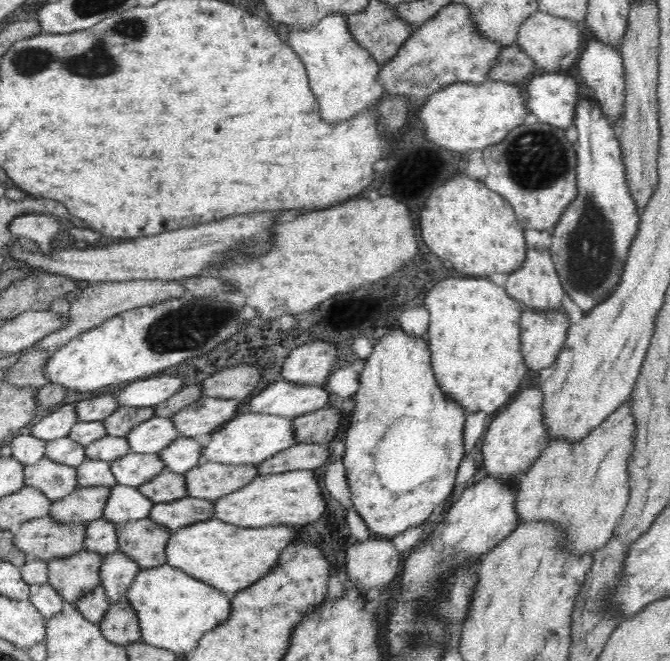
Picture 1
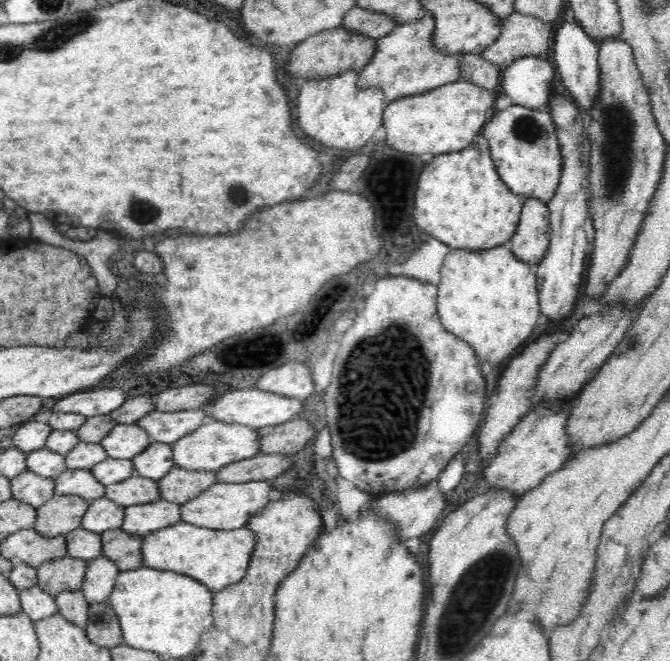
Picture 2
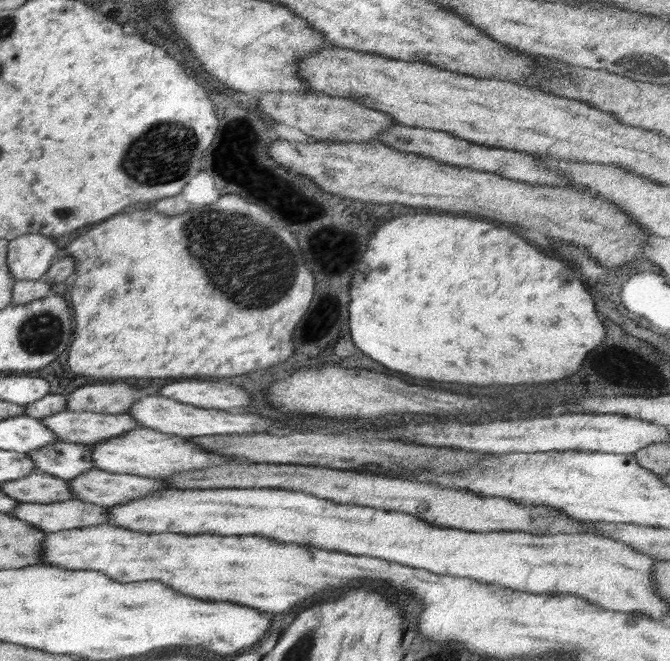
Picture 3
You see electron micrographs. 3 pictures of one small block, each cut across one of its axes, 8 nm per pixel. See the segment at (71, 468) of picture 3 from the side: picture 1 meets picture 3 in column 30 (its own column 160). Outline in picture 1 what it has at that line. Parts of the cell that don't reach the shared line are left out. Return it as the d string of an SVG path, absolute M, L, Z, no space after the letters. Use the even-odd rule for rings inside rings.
M180 436L157 455L162 459L166 469L172 472L185 473L203 461L202 447L202 439Z

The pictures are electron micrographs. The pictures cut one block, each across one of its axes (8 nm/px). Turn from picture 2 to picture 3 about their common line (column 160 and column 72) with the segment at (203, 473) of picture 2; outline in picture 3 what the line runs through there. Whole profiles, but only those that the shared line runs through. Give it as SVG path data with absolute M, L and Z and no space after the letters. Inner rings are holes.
M90 469L68 480L71 498L98 506L114 506L170 487L162 478Z

